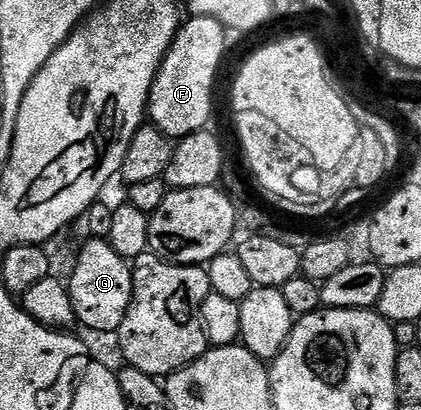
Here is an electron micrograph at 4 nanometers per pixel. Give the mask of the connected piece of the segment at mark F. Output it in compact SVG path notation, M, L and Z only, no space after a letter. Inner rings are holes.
M192 16L185 19L176 31L172 48L166 54L156 75L148 99L147 119L162 134L179 142L184 137L203 132L212 116L212 87L216 84L216 71L224 60L224 25L213 16Z

